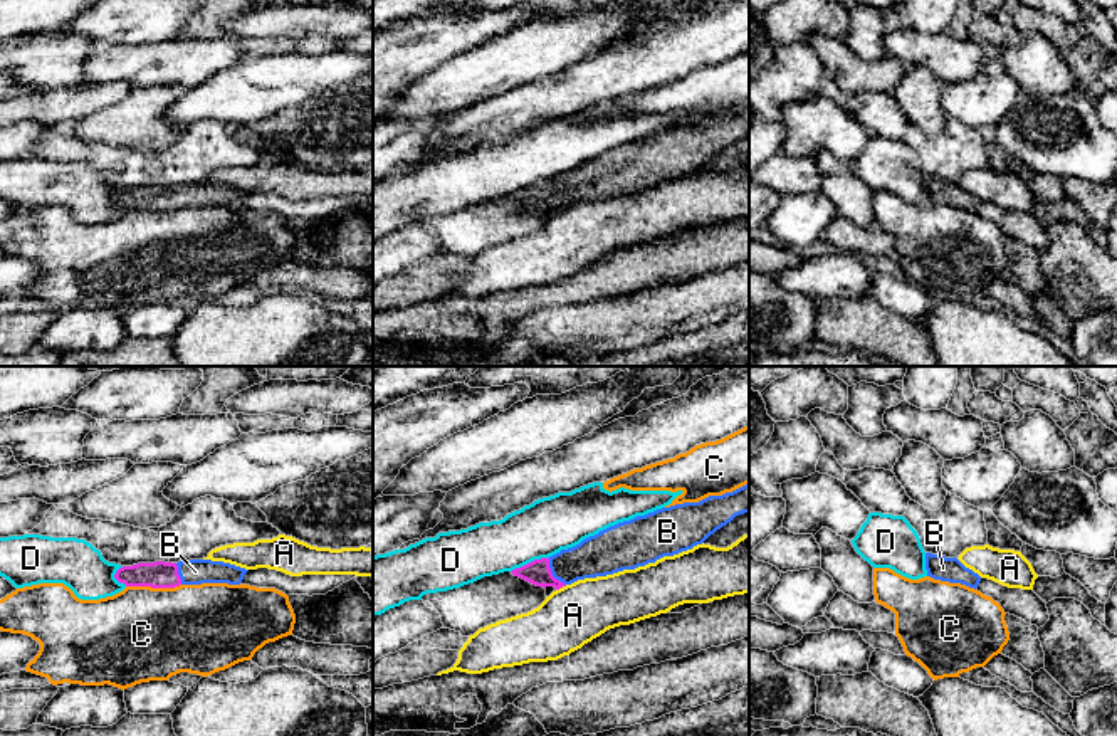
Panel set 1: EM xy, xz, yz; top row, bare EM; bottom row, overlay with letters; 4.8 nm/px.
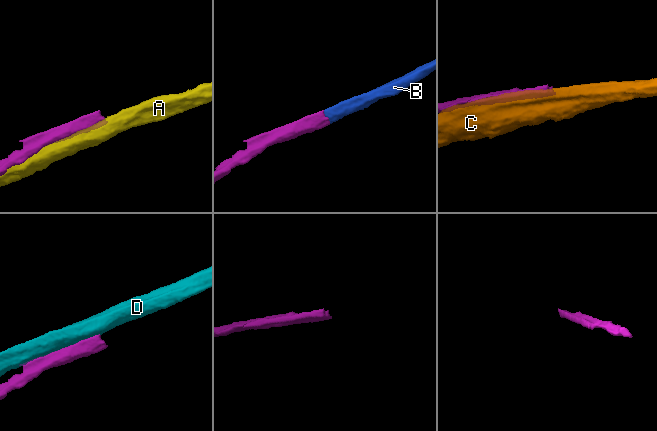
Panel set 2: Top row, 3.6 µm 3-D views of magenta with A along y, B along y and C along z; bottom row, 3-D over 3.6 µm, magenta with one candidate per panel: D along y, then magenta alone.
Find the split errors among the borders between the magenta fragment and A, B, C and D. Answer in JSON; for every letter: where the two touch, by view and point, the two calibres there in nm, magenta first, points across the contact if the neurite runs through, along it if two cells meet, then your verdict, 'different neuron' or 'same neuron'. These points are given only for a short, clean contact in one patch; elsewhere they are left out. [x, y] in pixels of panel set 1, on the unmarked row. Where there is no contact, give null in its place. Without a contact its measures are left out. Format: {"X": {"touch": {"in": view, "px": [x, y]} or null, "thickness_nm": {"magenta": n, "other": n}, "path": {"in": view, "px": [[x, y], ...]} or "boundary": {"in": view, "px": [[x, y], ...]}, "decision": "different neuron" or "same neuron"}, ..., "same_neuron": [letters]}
{"A": {"touch": {"in": "xz", "px": [561, 210]}, "thickness_nm": {"magenta": 120, "other": 300}, "decision": "different neuron"}, "B": {"touch": {"in": "xz", "px": [551, 197]}, "thickness_nm": {"magenta": 120, "other": 200}, "path": {"in": "xz", "px": [[538, 195], [551, 197], [600, 178]]}, "decision": "same neuron"}, "C": {"touch": {"in": "xy", "px": [153, 210]}, "thickness_nm": {"magenta": 130, "other": 460}, "decision": "different neuron"}, "D": {"touch": {"in": "xz", "px": [531, 185]}, "thickness_nm": {"magenta": 120, "other": 260}, "decision": "different neuron"}, "same_neuron": ["B"]}

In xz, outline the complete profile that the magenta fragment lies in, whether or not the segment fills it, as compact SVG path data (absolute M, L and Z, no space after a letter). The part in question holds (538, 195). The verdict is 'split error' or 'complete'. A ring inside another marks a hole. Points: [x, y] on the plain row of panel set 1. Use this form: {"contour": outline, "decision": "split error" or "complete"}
{"contour": "M749 108L722 119L662 131L618 146L511 197L536 210L559 213L578 203L635 193L692 173L744 136L749 136Z", "decision": "split error"}

